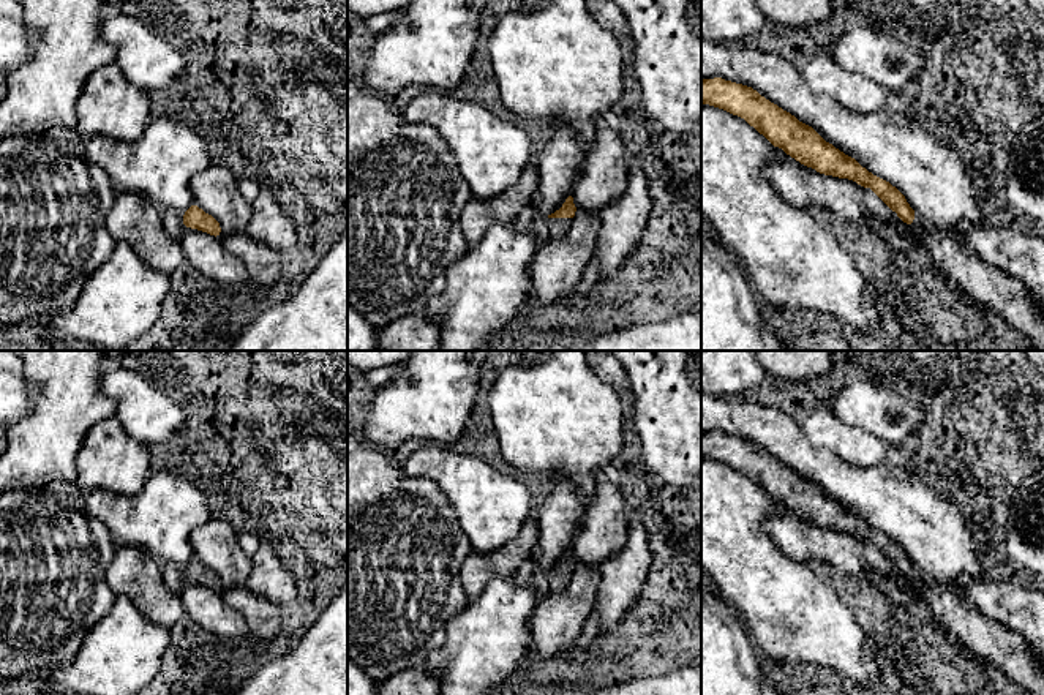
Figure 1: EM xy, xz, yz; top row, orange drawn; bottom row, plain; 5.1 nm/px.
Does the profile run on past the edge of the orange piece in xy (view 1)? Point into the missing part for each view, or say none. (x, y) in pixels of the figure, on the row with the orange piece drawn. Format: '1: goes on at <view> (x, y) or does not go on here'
1: does not go on here

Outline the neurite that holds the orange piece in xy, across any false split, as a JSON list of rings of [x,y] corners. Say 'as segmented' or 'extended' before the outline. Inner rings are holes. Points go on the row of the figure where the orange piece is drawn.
as segmented; [[[191,205],[183,215],[183,224],[191,229],[207,232],[210,235],[220,235],[220,223],[197,205]]]

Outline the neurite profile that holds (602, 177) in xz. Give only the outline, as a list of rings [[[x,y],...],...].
[[[603,115],[595,118],[594,139],[575,174],[573,204],[576,210],[600,213],[625,194],[629,155],[621,136]]]

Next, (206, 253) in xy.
[[[186,227],[180,243],[186,262],[205,278],[229,286],[243,286],[248,283],[250,275],[246,267],[224,248],[221,239]]]

